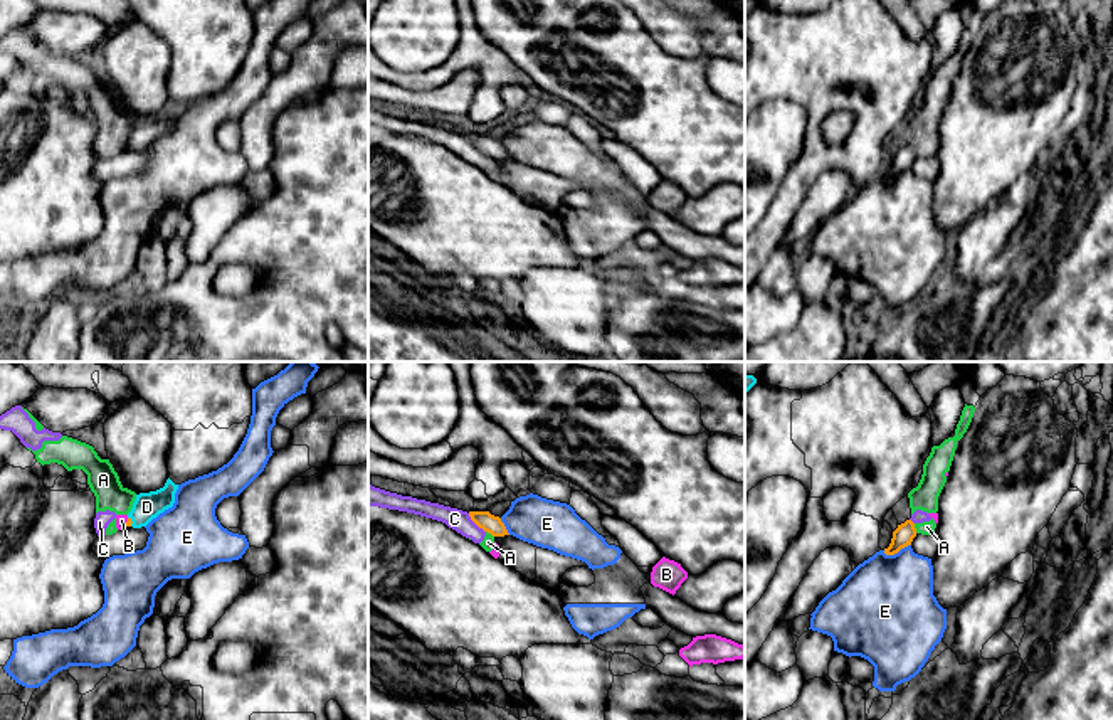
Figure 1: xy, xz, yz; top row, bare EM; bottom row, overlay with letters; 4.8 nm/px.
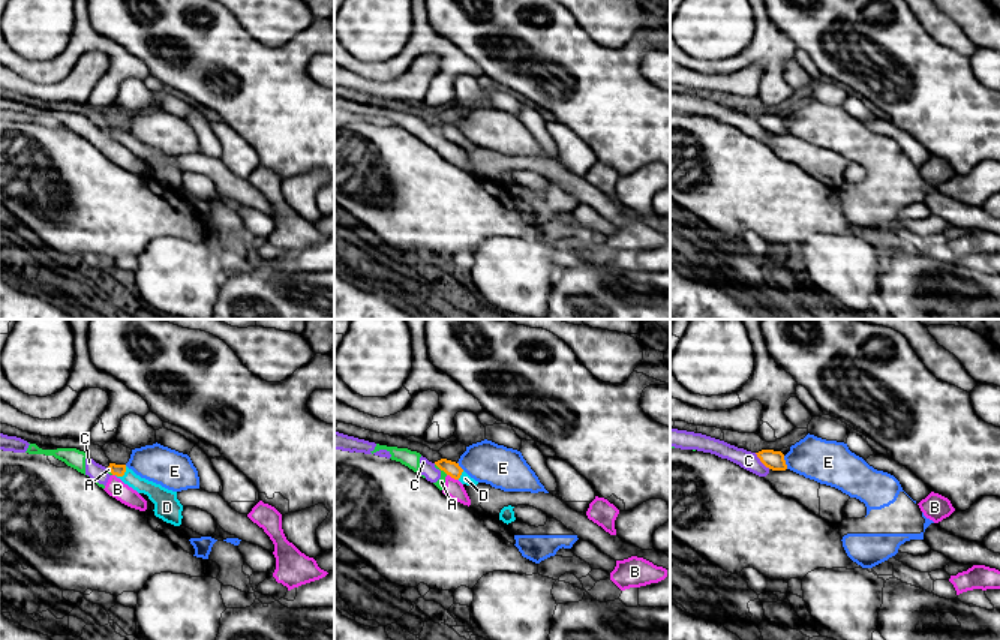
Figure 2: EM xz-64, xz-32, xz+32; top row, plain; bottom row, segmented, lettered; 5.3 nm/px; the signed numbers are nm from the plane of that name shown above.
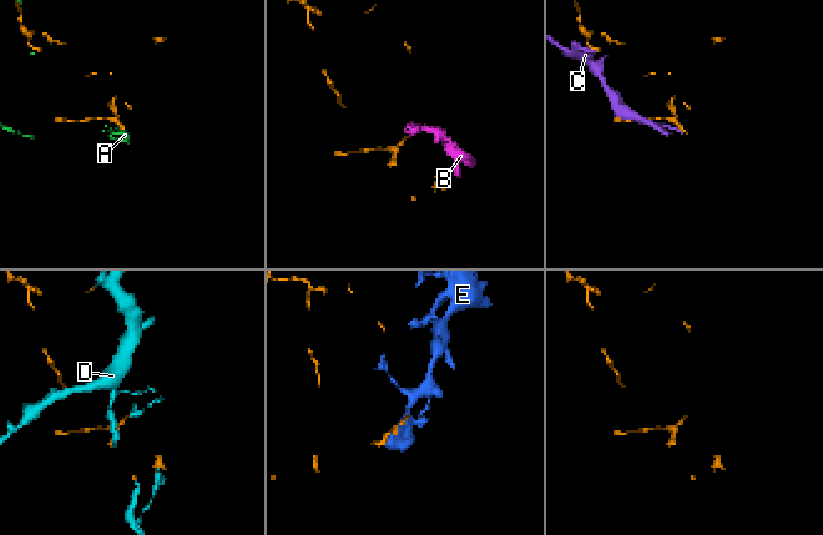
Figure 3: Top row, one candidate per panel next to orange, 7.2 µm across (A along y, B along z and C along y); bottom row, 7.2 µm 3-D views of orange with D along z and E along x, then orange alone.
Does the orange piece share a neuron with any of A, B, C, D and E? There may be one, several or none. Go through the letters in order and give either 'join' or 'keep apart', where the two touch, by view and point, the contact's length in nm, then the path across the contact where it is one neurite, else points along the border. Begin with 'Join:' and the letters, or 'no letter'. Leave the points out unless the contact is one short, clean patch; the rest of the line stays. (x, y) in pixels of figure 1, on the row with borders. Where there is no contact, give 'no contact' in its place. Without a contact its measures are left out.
Join: D
A: keep apart | yz (915, 529) | 50 nm | along yz (913, 524), (917, 532)
B: keep apart | xy (126, 522) | 40 nm | along xy (128, 518), (125, 525)
C: keep apart | xz (476, 524) | 130 nm | along xz (468, 513), (485, 532)
D: join | xy (131, 522) | 50 nm
E: keep apart | yz (896, 552) | 140 nm

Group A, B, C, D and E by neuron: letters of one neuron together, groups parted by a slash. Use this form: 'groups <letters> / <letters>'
groups A B C / D / E

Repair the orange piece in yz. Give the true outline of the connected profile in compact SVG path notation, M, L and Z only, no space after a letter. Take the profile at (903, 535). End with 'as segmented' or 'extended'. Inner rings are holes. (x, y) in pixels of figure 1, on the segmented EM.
M906 520L905 523L898 525L898 528L893 532L893 538L888 548L884 548L886 555L894 555L901 548L911 545L913 538L916 537L916 528L911 520Z; as segmented

